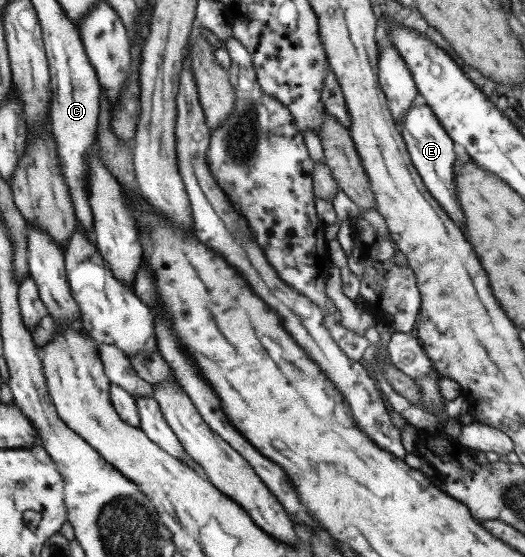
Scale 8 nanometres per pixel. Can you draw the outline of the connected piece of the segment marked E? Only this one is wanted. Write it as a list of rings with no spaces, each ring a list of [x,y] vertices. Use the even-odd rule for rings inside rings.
[[[411,105],[397,128],[405,143],[411,164],[421,177],[426,191],[442,208],[445,215],[457,224],[462,231],[462,223],[465,219],[456,199],[453,178],[453,163],[455,161],[454,151],[452,150],[453,141],[446,135],[444,128],[439,124],[433,111],[428,106]]]

